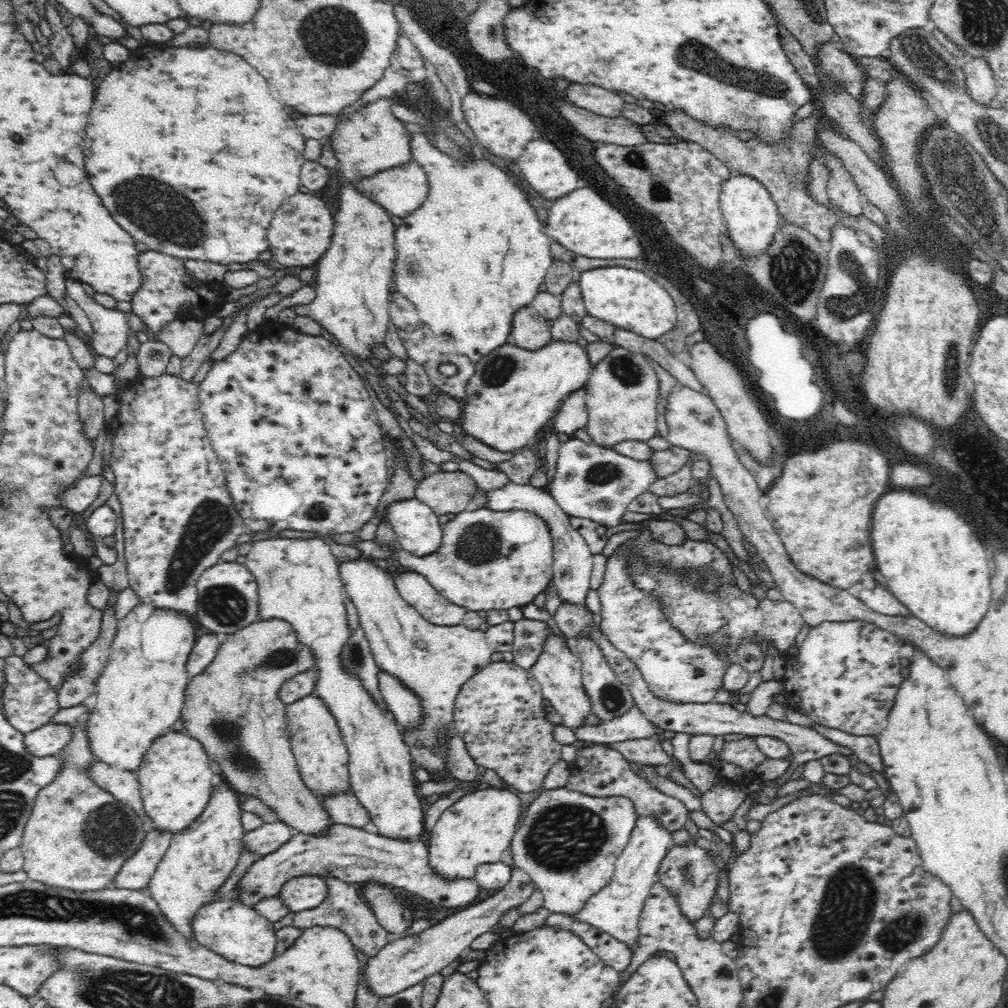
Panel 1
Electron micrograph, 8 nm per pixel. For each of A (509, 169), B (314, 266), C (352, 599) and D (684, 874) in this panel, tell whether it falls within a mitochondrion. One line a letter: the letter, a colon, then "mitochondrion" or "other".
A: other
B: other
C: other
D: mitochondrion

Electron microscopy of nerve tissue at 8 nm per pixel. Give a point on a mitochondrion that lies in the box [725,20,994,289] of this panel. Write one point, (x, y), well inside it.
(916, 49)

